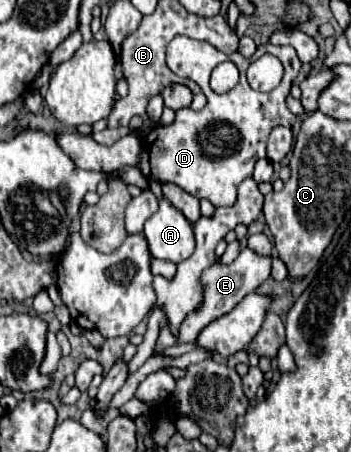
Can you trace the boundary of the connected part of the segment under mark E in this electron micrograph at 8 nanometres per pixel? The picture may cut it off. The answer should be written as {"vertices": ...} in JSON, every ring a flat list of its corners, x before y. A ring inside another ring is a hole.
{"vertices":[[242,249,240,255,234,259,234,263,230,265,220,265,220,263,214,263,212,267,208,267,204,273,202,273,202,285,204,285,204,305,190,313,184,323,180,325,180,335,178,335,178,341,176,343,194,343,198,333,208,325,212,323,214,319,230,313,246,295,254,293,268,277,270,277,270,271,272,271,272,257,266,257,266,255,258,255,254,253,252,249]]}

